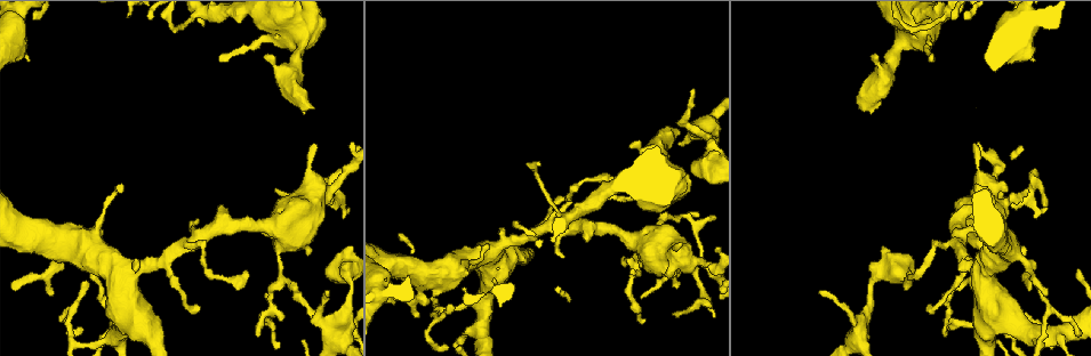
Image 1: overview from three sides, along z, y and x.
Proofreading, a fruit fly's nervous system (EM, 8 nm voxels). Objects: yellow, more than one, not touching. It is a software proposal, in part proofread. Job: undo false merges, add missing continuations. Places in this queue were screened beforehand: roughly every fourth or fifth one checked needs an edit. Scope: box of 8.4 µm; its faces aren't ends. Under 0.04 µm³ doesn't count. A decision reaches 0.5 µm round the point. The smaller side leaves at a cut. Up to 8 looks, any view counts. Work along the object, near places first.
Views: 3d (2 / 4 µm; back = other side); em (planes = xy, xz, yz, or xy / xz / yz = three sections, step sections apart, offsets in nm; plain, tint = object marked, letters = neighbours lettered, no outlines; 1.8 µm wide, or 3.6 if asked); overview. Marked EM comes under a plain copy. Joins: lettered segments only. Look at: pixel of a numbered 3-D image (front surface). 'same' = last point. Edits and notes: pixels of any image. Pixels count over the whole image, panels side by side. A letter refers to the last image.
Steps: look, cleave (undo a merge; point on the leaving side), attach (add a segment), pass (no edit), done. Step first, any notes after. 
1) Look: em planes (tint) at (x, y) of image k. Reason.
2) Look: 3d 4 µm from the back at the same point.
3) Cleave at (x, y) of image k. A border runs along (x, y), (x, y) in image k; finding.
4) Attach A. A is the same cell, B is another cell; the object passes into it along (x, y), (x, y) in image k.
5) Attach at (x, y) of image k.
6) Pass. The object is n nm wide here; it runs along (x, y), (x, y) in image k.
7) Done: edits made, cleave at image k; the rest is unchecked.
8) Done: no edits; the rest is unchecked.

Look: em planes (letters) at (85, 281) of image 1. Branch stops here.

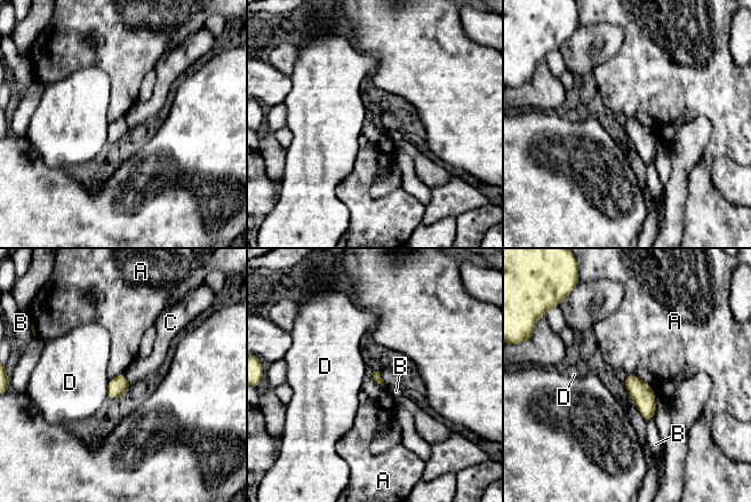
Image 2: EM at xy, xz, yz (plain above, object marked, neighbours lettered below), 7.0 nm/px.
Pass. A, B, C and D are other cells; a border runs along (628, 374), (634, 374), (655, 393) in image 2; no lettered segment goes on from it.

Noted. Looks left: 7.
Look: em xy step 4 (letters) at (862, 108) of image 1. Branch stops here.

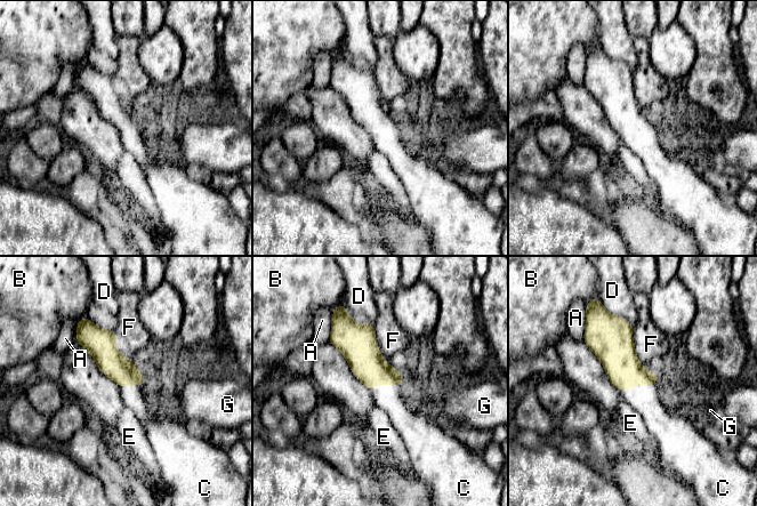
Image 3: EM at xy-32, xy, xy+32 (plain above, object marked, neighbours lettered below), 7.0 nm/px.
Pass. A, B, C, D, E, F and G are other cells; no lettered segment goes on from it.

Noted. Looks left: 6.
Look: em planes (letters) at (694, 89) of image 1. Tapers out.

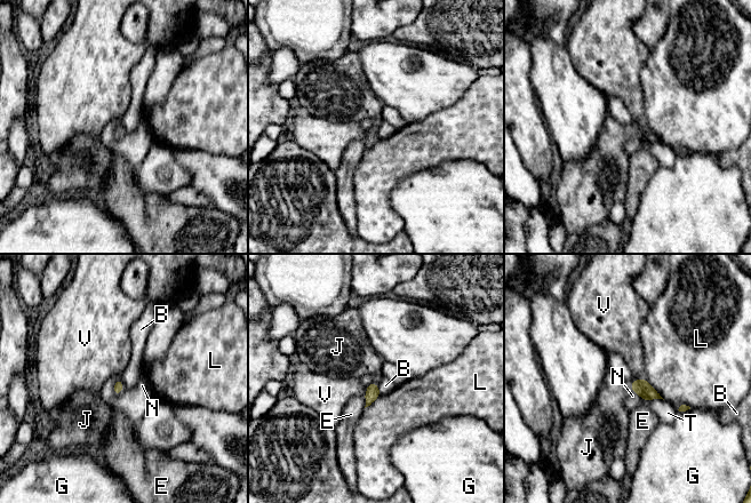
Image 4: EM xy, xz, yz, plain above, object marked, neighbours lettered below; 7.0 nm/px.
Attach J. J is the same cell, B, E, G, L, N, T and V are other cells; the object passes into it along (641, 386), (630, 386), (608, 414) in image 4; it goes on there.

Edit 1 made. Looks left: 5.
Done: edits made, attach at image 4; the rest is unchecked.

